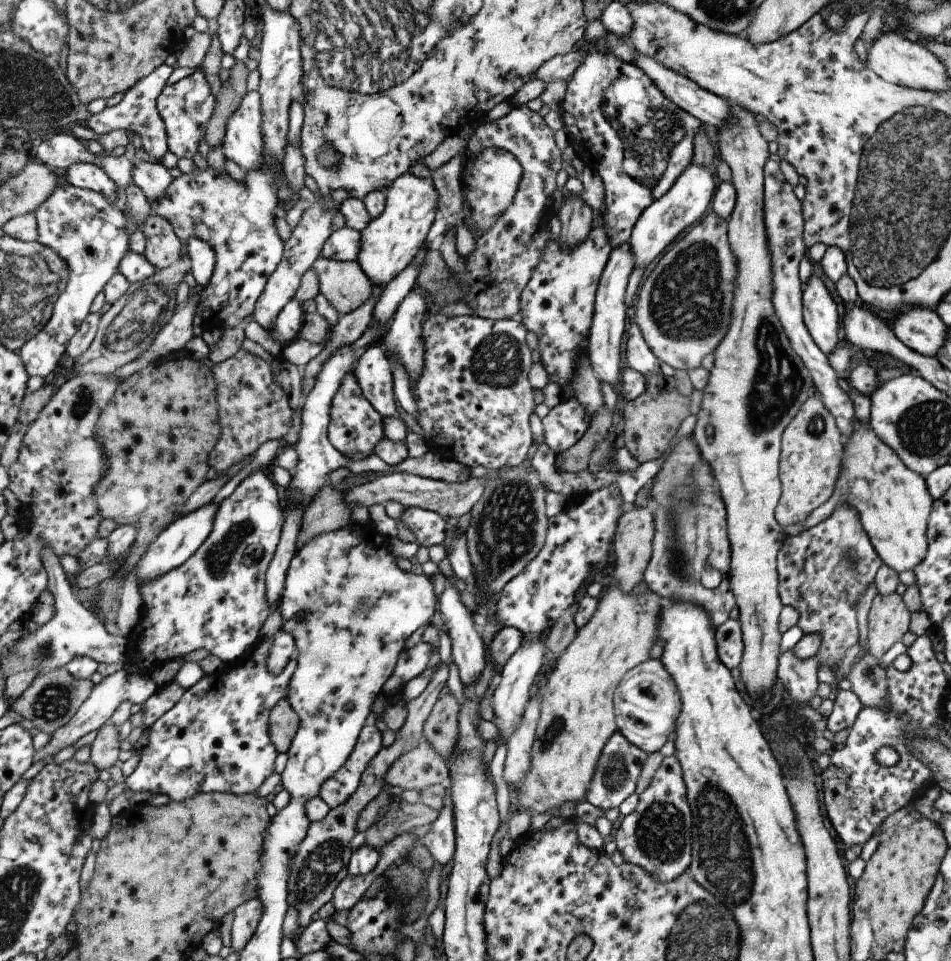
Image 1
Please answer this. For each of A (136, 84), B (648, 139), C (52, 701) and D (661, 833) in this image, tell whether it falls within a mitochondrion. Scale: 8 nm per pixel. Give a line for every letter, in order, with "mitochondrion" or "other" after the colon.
A: other
B: mitochondrion
C: mitochondrion
D: mitochondrion

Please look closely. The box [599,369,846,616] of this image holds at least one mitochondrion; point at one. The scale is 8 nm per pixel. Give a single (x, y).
(675, 557)

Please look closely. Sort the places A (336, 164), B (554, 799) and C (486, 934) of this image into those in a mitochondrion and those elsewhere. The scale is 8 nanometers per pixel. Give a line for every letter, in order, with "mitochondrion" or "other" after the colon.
A: other
B: other
C: other

